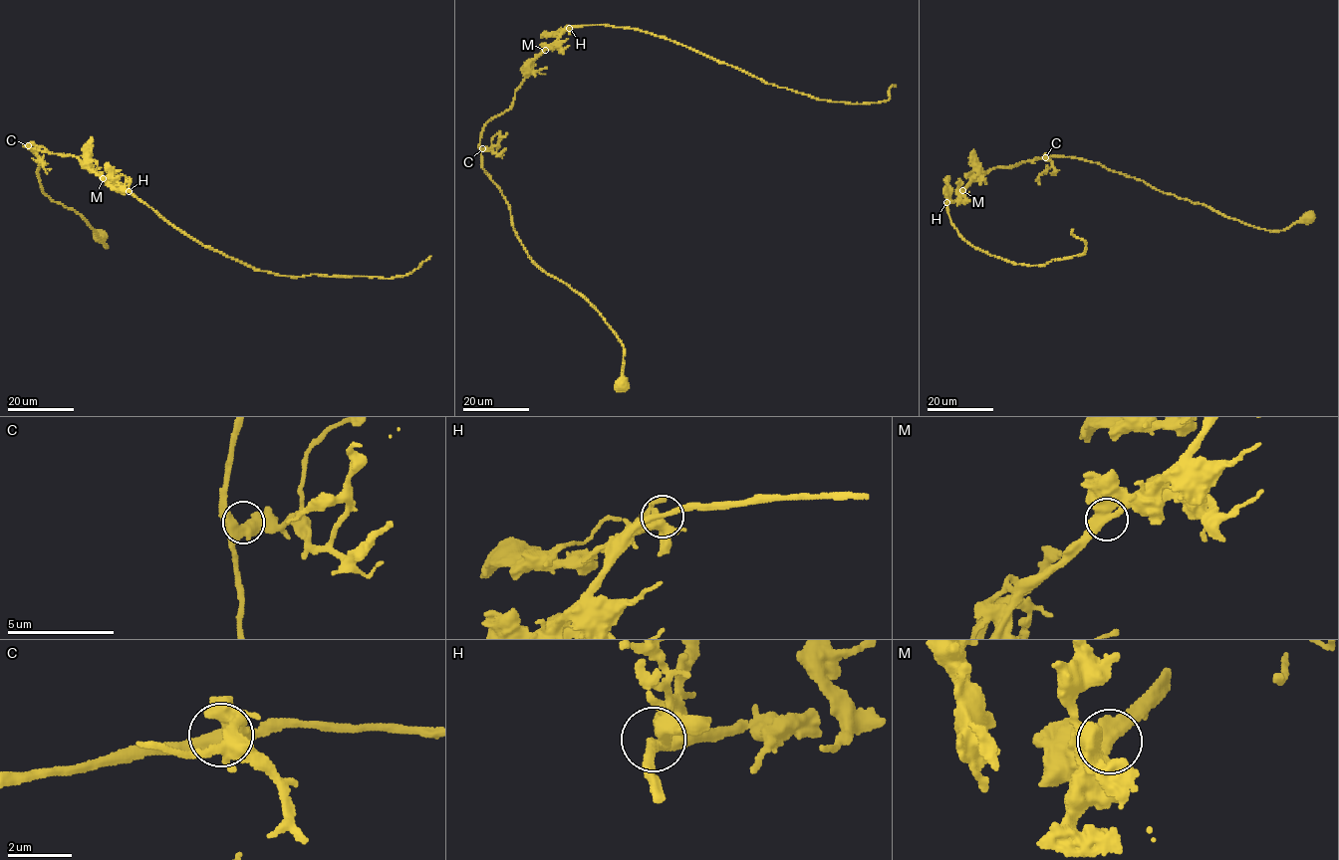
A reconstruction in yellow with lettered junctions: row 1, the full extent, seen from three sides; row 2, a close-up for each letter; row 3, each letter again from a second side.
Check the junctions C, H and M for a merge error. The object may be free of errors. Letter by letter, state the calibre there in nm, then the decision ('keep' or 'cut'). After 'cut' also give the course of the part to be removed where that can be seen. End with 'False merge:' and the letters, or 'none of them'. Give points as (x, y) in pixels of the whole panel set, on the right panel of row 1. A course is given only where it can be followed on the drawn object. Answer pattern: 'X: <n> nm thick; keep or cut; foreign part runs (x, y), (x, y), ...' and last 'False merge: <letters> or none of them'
C: 420 nm thick; keep
H: 360 nm thick; keep
M: 500 nm thick; cut; foreign part runs (962, 190), (970, 177), (979, 178), (984, 172), (980, 170), (973, 149)
False merge: M

